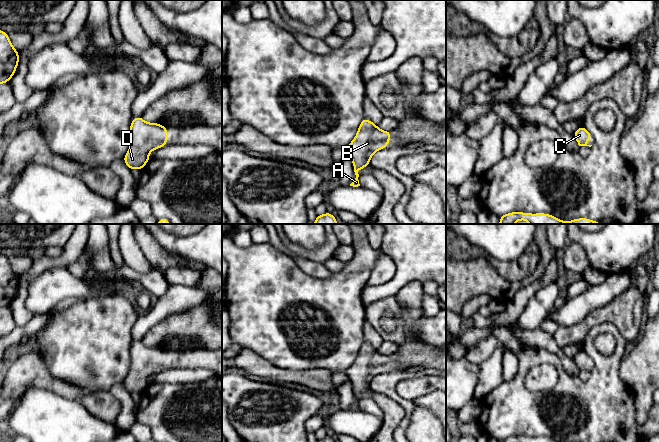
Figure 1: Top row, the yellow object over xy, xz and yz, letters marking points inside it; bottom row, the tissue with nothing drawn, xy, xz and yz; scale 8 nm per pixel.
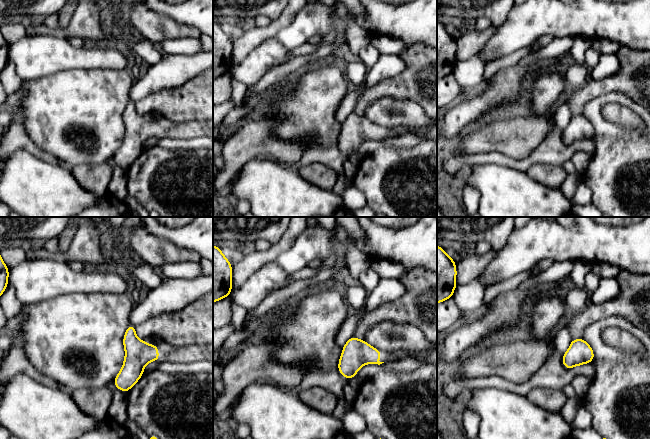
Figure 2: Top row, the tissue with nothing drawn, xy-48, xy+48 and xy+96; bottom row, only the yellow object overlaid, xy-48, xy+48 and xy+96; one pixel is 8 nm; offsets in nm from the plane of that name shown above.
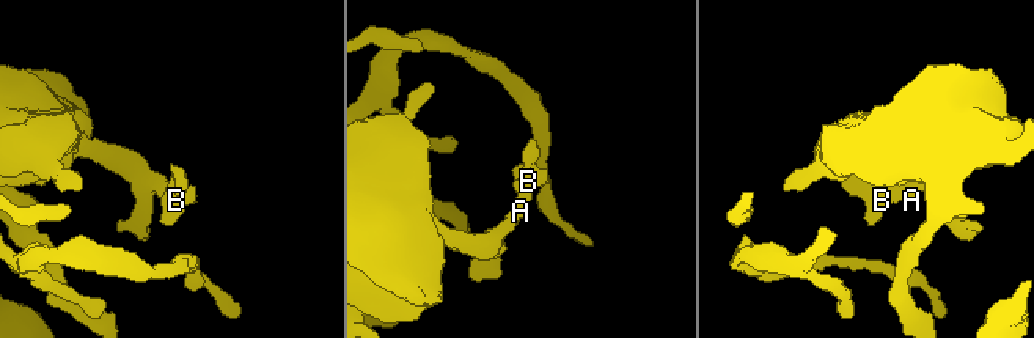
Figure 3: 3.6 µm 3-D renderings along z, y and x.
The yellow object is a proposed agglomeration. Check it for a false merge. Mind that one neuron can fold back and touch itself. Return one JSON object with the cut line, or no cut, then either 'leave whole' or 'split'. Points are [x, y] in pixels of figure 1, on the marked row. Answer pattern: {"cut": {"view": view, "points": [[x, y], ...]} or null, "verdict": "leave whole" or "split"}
{"cut": null, "verdict": "leave whole"}

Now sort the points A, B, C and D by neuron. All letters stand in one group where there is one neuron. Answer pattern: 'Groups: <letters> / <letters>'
Groups: A B C D

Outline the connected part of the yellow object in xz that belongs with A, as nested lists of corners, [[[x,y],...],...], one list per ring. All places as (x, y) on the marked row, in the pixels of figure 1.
[[[362,119],[354,140],[345,147],[353,161],[356,175],[350,186],[360,186],[358,171],[370,166],[370,158],[376,151],[388,148],[391,136],[392,131],[382,131],[369,119]]]

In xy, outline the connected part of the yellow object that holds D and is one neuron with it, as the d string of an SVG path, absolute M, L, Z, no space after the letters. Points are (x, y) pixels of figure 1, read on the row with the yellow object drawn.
M136 116L131 121L130 133L130 147L123 161L130 170L141 171L150 160L149 153L167 145L167 127L159 123L147 123L141 116Z

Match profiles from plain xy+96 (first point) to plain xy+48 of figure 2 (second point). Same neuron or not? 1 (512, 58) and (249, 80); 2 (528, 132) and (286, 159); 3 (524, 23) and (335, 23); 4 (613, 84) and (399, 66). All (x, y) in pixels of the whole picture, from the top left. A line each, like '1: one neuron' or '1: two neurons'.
1: two neurons
2: one neuron
3: one neuron
4: two neurons

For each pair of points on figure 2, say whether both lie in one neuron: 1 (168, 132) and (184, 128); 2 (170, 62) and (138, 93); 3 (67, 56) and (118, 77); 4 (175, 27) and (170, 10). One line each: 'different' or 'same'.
1: same
2: same
3: different
4: different

